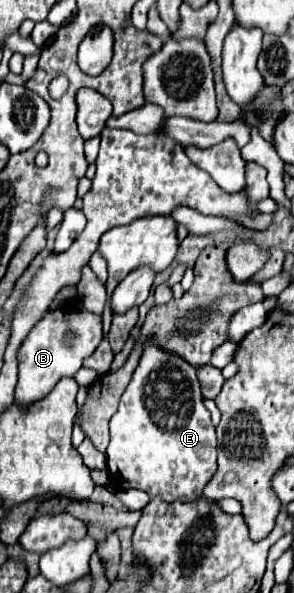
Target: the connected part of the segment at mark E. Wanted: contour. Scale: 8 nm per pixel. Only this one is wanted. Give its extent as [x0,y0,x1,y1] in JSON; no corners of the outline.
[106,337,216,503]

